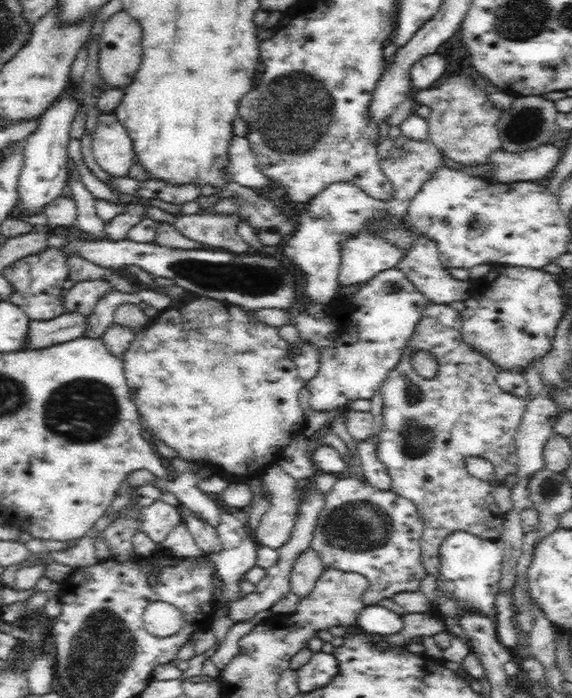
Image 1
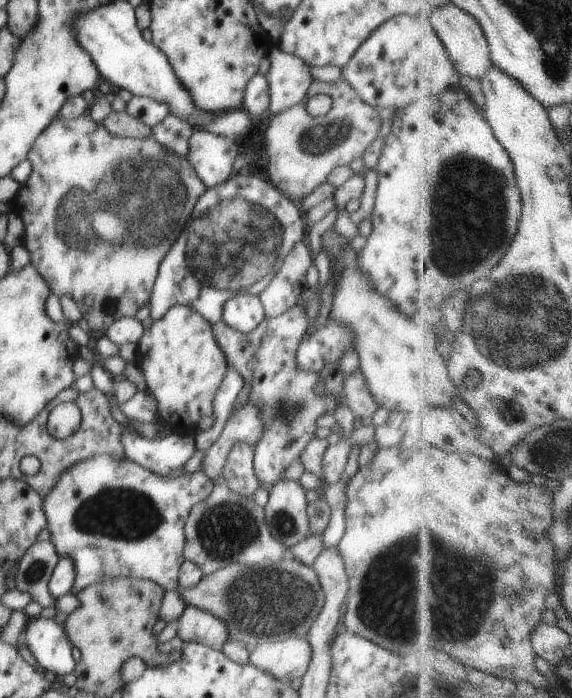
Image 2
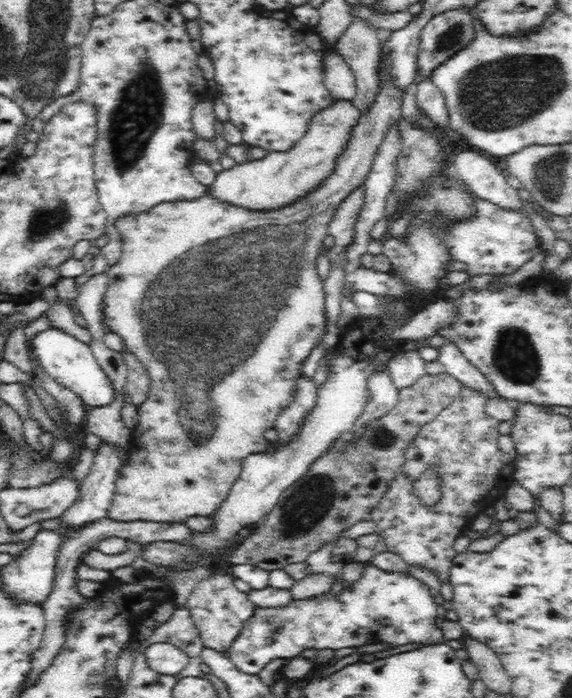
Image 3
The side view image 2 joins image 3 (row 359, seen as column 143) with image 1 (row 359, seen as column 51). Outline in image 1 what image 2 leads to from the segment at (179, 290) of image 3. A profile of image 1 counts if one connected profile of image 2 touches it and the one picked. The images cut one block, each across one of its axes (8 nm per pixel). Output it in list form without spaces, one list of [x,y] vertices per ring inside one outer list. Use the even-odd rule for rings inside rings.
[[[190,294],[184,302],[173,304],[166,311],[159,312],[154,318],[150,319],[149,324],[141,331],[138,331],[136,338],[132,340],[130,348],[123,352],[124,376],[126,384],[130,388],[131,399],[135,402],[140,418],[143,420],[147,430],[158,440],[176,450],[178,457],[187,461],[208,461],[210,466],[215,468],[220,476],[230,478],[230,481],[247,482],[254,477],[262,477],[265,470],[272,464],[278,463],[278,457],[290,444],[296,435],[302,435],[306,417],[302,408],[302,389],[306,384],[298,375],[292,357],[287,356],[289,351],[288,342],[278,333],[278,328],[262,323],[254,317],[245,313],[240,307],[216,301],[210,298],[200,297]]]

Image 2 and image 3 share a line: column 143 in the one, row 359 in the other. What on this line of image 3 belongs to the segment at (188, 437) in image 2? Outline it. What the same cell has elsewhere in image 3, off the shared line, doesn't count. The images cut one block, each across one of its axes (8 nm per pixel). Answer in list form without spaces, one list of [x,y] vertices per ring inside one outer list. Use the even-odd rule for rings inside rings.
[[[454,343],[444,344],[438,349],[438,360],[445,366],[445,372],[456,377],[456,380],[462,382],[464,387],[478,390],[487,399],[500,397],[490,381],[478,370],[478,367],[466,360]]]

